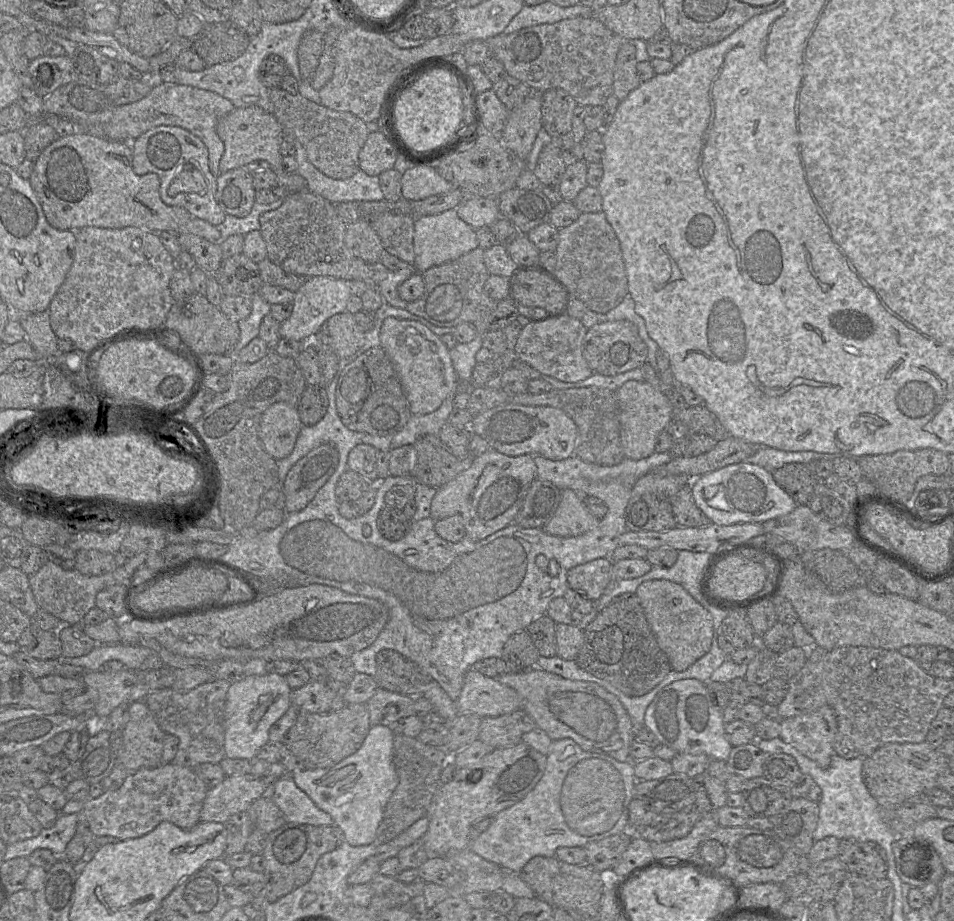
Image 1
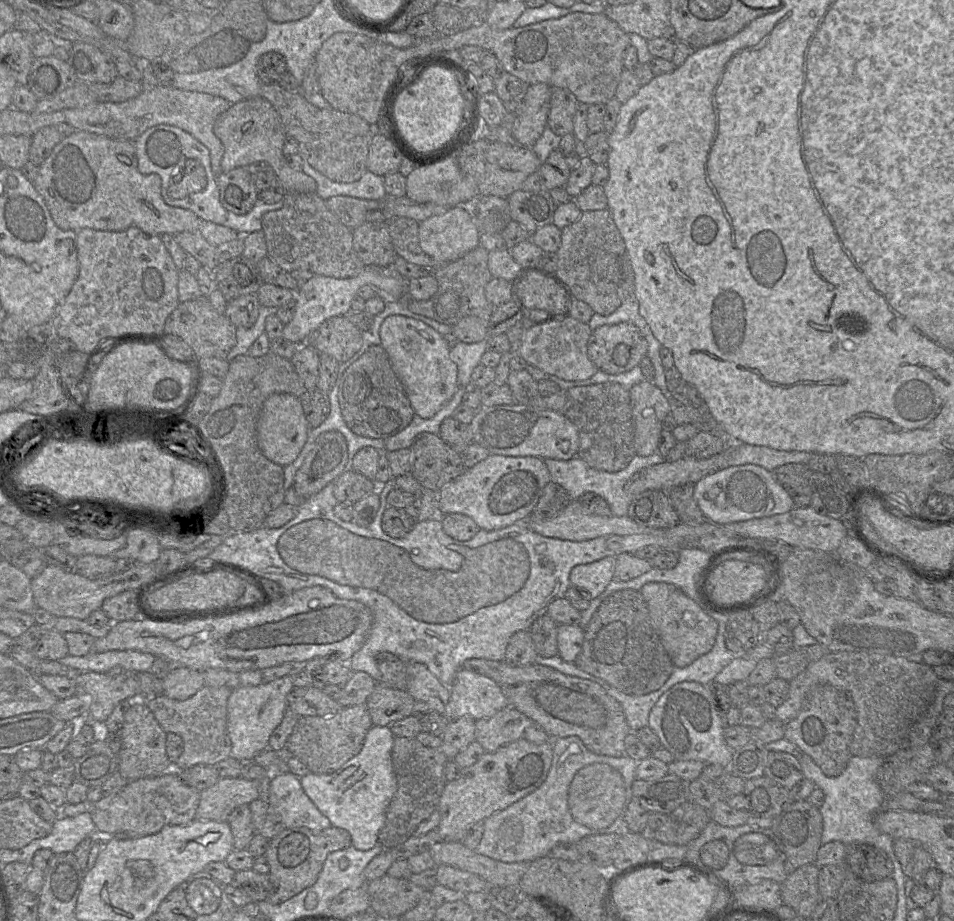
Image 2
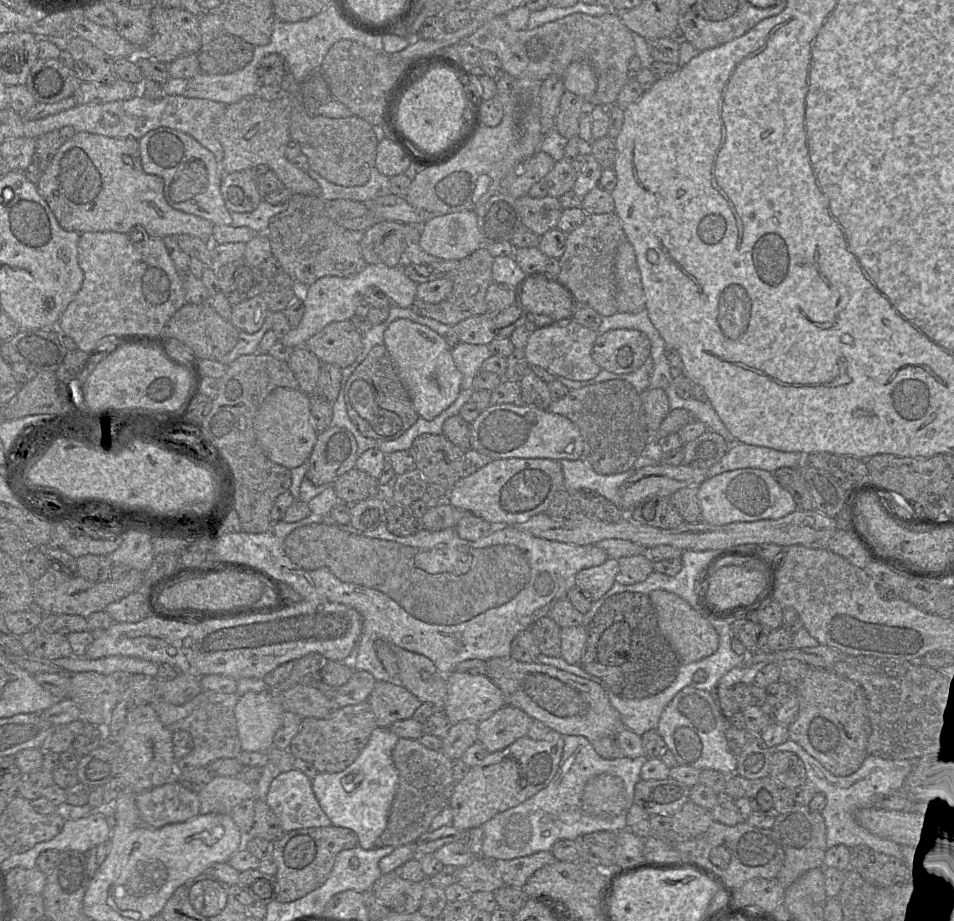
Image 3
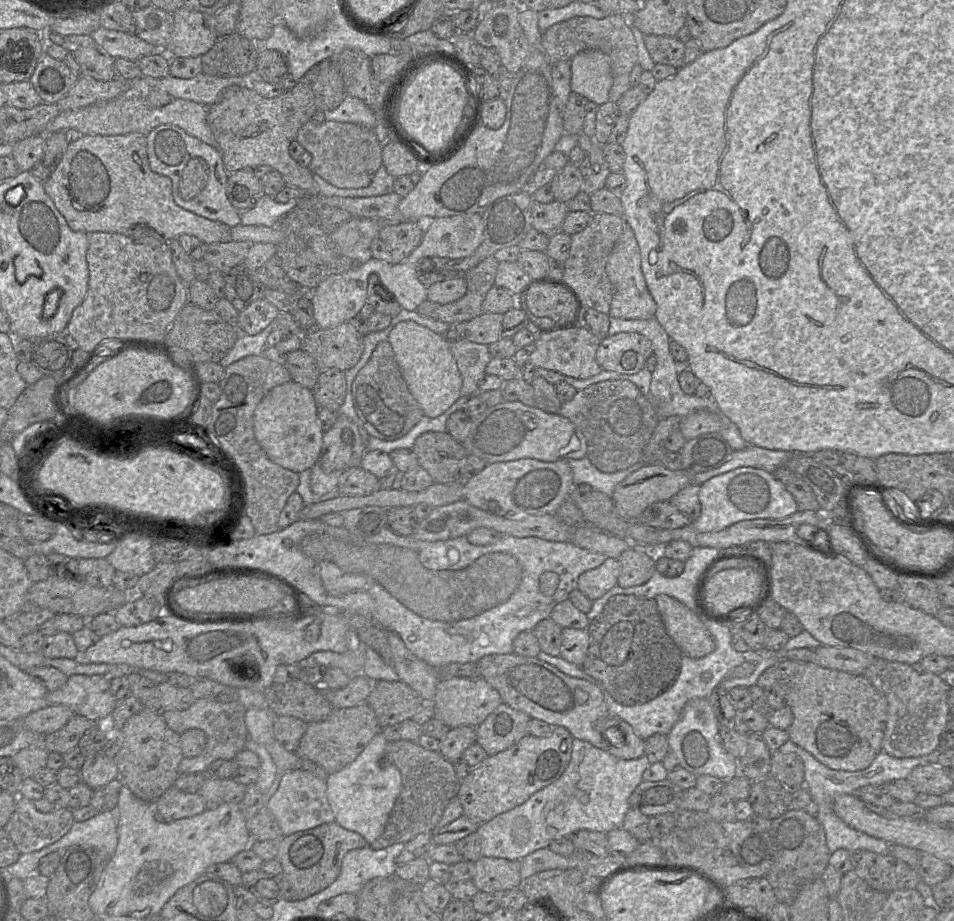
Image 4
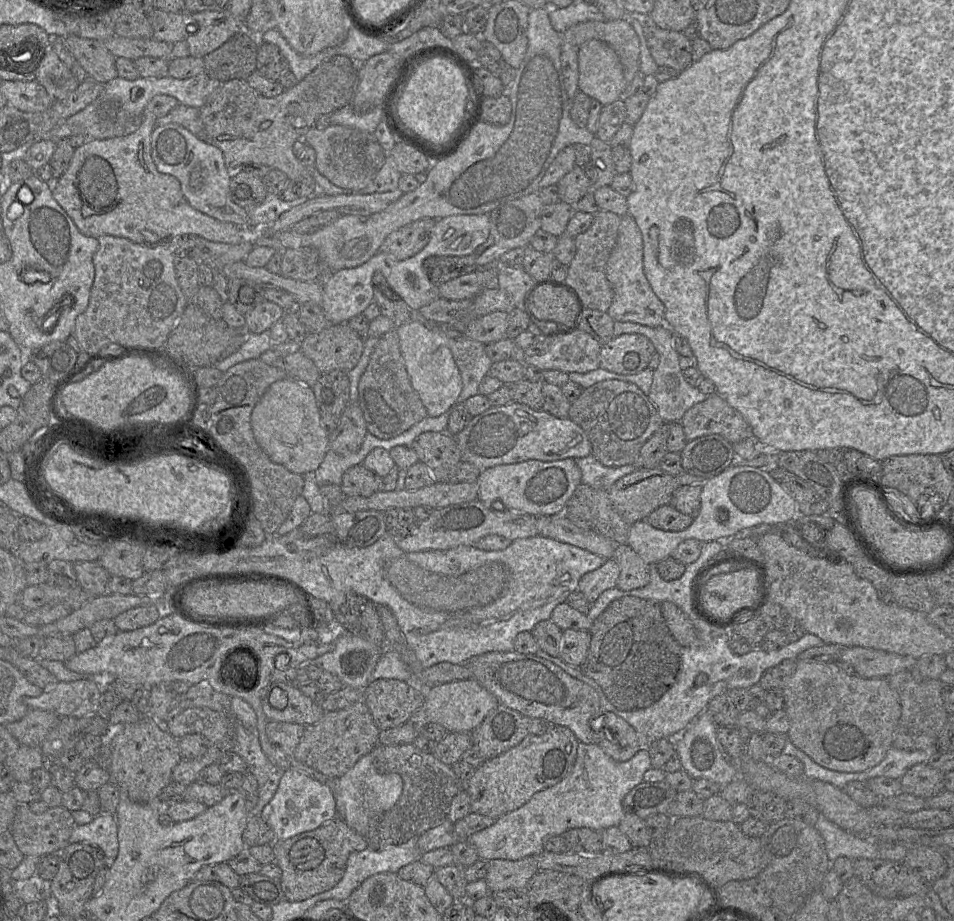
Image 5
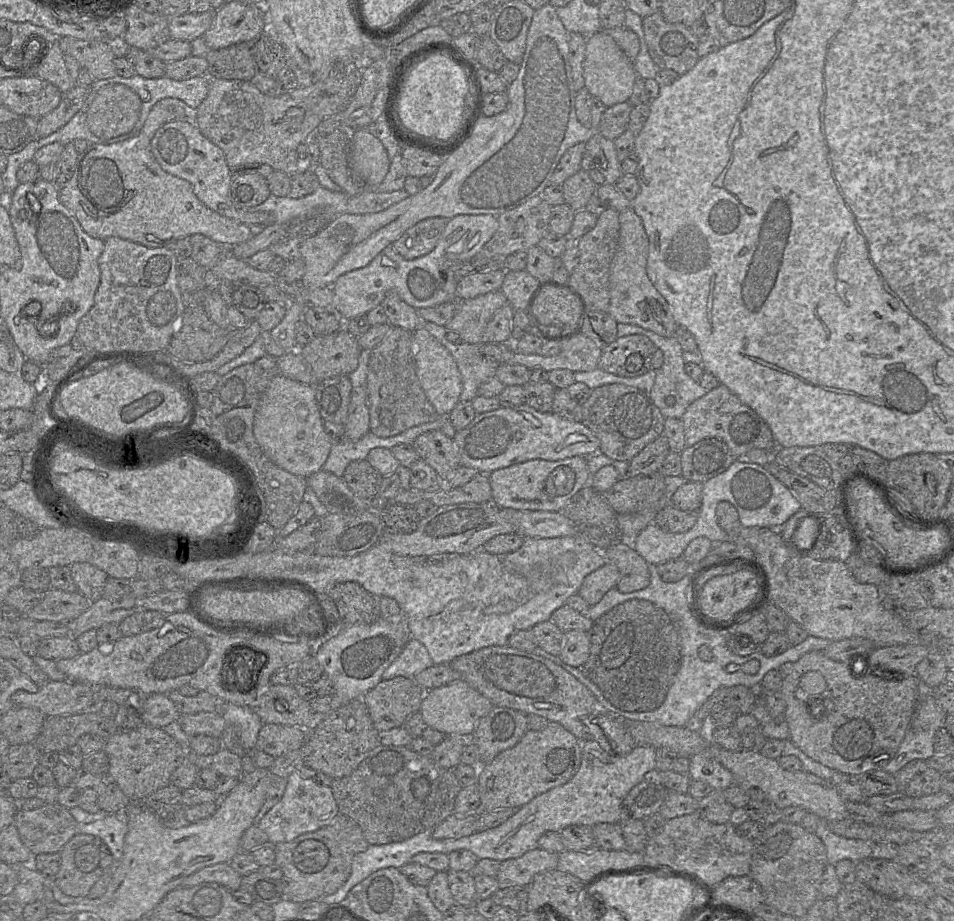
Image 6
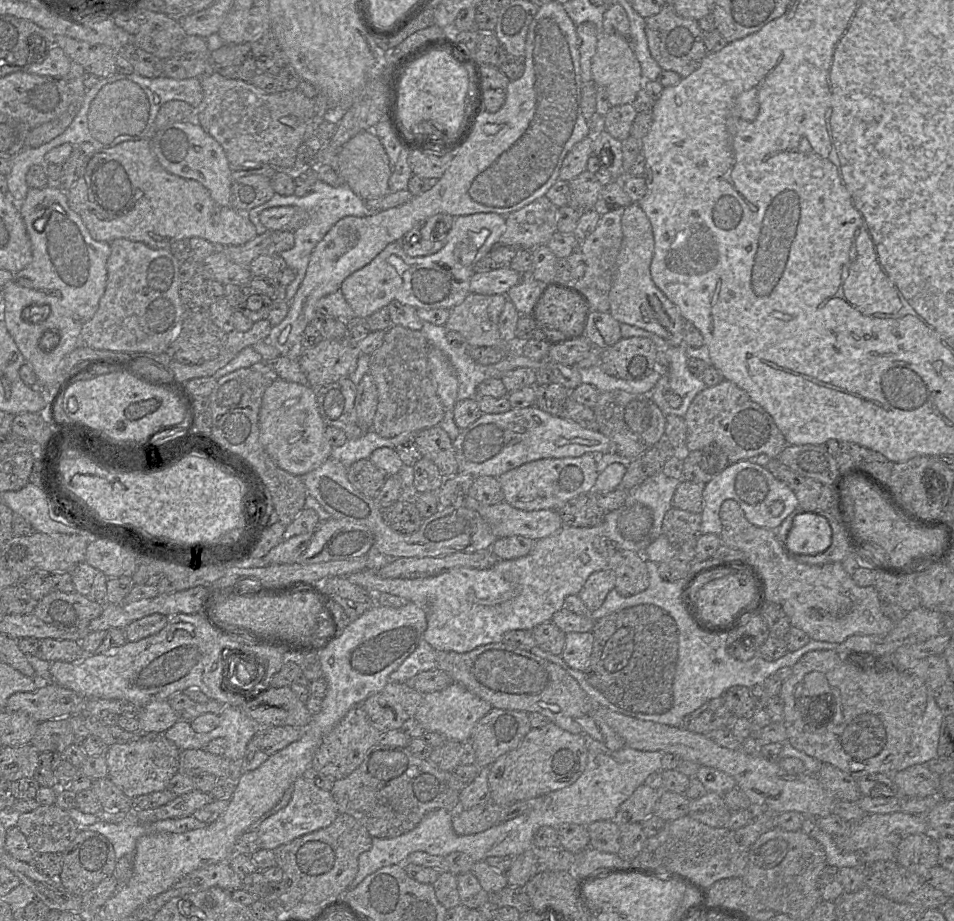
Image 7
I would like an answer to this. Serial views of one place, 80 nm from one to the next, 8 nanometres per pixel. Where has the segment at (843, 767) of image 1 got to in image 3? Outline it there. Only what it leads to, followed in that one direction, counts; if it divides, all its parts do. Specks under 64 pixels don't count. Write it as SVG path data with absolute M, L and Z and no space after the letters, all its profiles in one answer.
M791 739L769 749L771 749L771 754L777 751L788 751L796 754L803 761L807 782L811 783L818 793L825 796L826 805L820 813L826 827L827 848L835 845L844 845L848 848L866 845L878 852L899 858L900 845L870 833L858 824L855 813L859 809L878 807L881 798L888 794L897 793L905 781L913 778L915 760L888 760L867 755L860 768L853 774L834 776Z

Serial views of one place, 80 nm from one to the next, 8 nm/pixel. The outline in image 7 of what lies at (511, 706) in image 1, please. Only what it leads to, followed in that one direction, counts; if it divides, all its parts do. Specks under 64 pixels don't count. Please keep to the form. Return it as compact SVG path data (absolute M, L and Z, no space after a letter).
M452 683L443 690L423 694L422 702L414 717L426 732L436 732L446 741L464 743L470 741L476 723L484 717L492 706L470 693L458 683Z

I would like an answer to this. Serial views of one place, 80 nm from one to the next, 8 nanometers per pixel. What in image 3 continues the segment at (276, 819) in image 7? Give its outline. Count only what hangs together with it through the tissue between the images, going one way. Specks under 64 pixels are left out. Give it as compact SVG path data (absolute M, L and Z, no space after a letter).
M299 770L276 772L270 783L265 801L277 817L284 832L332 825L313 792L312 779Z

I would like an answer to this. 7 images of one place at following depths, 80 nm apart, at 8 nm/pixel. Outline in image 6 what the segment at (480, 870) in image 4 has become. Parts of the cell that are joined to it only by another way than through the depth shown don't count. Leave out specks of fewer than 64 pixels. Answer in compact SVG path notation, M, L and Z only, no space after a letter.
M536 848L528 851L519 858L501 862L496 875L499 888L526 888L537 874L557 869L558 855Z

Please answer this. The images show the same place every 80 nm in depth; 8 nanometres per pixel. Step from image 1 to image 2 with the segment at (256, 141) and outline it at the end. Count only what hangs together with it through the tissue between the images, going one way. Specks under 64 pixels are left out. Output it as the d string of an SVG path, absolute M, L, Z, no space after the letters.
M252 97L231 104L214 123L214 133L224 147L221 161L222 172L238 167L248 167L255 162L266 162L278 179L278 186L286 193L315 193L315 180L302 170L288 166L283 154L286 132L281 118L273 105L263 97Z

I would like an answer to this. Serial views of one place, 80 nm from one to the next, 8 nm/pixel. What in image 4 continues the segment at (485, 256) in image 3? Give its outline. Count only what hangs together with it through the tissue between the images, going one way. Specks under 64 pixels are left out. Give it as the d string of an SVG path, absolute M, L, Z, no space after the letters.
M490 256L465 273L467 291L459 300L448 304L438 304L425 300L418 306L416 312L421 316L439 320L452 326L481 315L487 292L495 286L498 263L494 256Z

